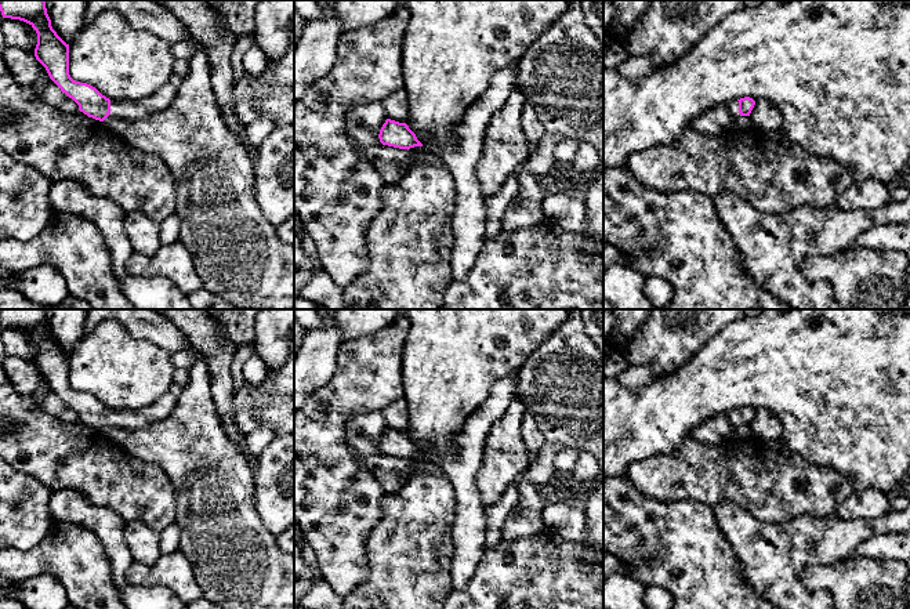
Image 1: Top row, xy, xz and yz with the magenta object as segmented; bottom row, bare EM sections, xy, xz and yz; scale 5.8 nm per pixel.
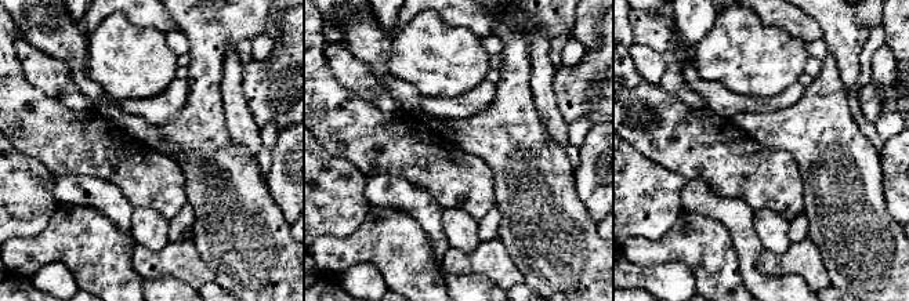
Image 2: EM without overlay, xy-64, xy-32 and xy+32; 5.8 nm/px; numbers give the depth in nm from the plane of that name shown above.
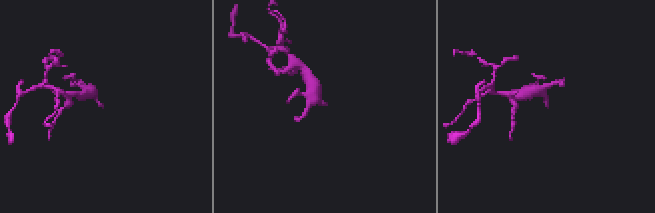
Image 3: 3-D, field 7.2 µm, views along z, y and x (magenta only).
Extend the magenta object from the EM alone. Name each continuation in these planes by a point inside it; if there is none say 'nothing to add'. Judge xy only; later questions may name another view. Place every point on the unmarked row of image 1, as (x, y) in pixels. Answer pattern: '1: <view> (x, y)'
1: xy (162, 408)

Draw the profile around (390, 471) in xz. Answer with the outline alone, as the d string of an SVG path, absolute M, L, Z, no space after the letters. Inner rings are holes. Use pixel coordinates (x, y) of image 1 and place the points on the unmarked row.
M360 453L360 458L374 474L384 490L389 494L396 493L413 471L413 465L407 458L399 458L383 453Z

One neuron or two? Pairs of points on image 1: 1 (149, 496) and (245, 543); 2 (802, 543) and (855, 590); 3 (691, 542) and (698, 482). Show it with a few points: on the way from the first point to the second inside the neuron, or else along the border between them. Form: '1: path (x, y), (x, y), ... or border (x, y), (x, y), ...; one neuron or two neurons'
1: border (169, 478), (173, 486), (176, 521); two neurons
2: border (848, 557), (807, 565), (801, 572), (804, 587); two neurons
3: border (662, 500), (696, 500), (713, 510); two neurons

